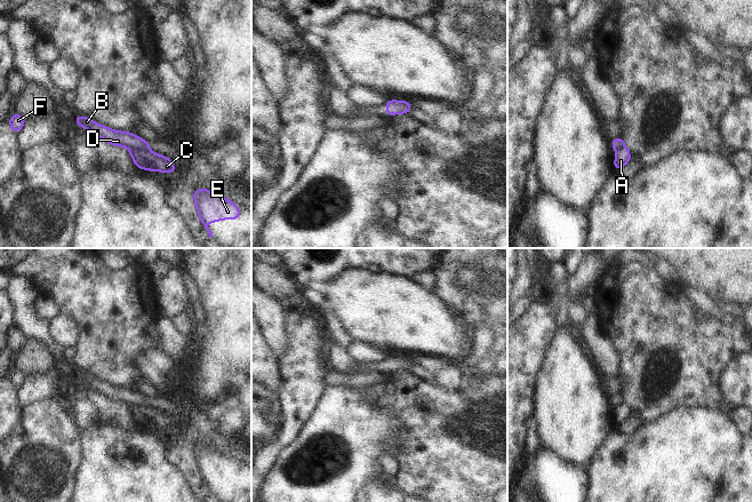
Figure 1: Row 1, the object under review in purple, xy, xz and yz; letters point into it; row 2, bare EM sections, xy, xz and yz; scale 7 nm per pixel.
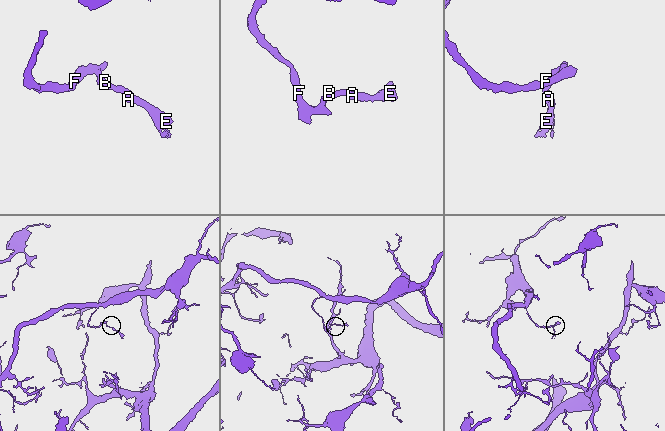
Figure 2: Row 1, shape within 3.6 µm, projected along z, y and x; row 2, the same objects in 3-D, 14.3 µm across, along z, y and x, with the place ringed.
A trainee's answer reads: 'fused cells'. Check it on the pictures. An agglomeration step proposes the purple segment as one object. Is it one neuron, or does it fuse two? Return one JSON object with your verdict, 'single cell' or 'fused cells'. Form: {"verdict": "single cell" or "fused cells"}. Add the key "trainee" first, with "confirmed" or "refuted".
{"trainee": "confirmed", "verdict": "fused cells"}

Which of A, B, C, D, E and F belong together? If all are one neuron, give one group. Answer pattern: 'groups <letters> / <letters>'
groups A C E / B D F

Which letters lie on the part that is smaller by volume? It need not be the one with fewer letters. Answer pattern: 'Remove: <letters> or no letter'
Remove: A, C, E

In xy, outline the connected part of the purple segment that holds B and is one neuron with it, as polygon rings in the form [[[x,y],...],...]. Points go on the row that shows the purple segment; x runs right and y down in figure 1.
[[[75,115],[75,123],[114,146],[125,146],[129,151],[150,150],[150,144],[137,135],[134,135],[128,132],[113,130],[106,126],[102,126],[99,123],[94,122],[88,117],[81,118],[79,115]]]

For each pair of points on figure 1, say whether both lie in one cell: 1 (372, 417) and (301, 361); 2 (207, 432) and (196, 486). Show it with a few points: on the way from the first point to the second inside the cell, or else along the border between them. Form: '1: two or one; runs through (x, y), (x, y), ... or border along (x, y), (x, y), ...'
1: two; border along (327, 390), (322, 393), (311, 413)
2: one; runs through (192, 443), (188, 447), (188, 468), (190, 471)

